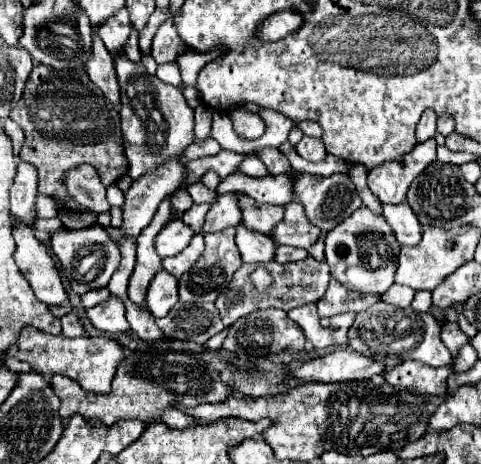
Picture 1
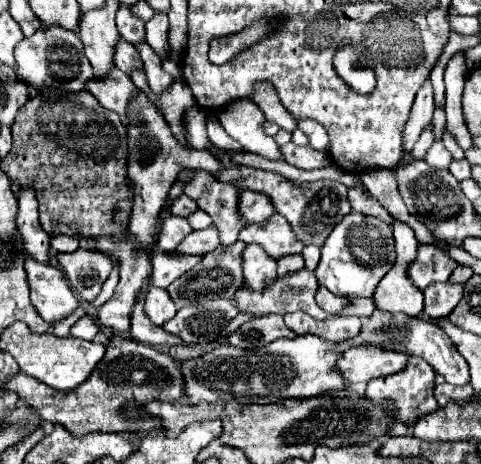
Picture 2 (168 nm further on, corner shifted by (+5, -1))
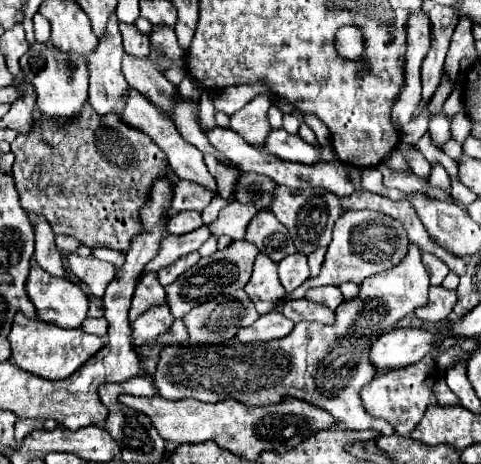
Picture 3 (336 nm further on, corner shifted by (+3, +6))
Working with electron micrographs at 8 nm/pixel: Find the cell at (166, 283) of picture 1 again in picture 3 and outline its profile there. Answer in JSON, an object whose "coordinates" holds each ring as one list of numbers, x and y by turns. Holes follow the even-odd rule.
{"coordinates":[[157,305,157,309,149,309,149,313,137,317,131,323,133,329,133,345,141,348,145,343,155,341,155,337,171,327,175,317,171,315,167,305]]}

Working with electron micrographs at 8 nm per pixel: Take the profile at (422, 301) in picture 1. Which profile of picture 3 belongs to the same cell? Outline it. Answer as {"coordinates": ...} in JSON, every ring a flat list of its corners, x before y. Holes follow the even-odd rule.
{"coordinates":[[411,243,405,261,365,279,359,297,343,301,335,311,337,321,329,327,303,321,287,337,267,343,243,345,239,341,227,341,221,345,163,347,155,371,159,395,167,399,199,399,205,403,241,399,245,405,261,407,277,403,283,397,293,397,329,411,341,429,373,429,381,435,393,435,393,425,365,413,361,405,359,391,377,373,369,361,369,347,383,331,395,327,399,319,426,305,428,290,429,275,421,263,421,251]]}

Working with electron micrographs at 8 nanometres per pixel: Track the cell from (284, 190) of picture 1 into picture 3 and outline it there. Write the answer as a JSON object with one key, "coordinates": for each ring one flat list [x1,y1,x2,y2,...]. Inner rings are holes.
{"coordinates":[[231,199,229,205,221,209,217,221,209,225,209,229,217,237,227,235,231,239,243,239,245,237,245,227,249,225,249,221,255,217,257,211,259,211,257,205,245,205,241,201]]}

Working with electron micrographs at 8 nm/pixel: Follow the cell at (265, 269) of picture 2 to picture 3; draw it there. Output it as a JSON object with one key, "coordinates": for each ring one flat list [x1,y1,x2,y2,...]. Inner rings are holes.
{"coordinates":[[259,253,253,265,253,275,245,285,245,293,255,303,259,315,273,311,285,297,285,287,277,277,277,263]]}

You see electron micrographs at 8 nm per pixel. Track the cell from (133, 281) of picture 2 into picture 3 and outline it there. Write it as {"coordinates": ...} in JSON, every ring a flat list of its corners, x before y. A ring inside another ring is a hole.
{"coordinates":[[143,273,141,281,137,281,137,289,133,293,129,321,135,321,141,313,145,313,151,305,165,303,165,289,157,279,157,273]]}

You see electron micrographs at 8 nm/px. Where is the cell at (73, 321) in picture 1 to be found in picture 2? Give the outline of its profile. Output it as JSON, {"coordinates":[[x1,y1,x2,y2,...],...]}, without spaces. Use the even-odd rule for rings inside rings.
{"coordinates":[[91,316,81,318,81,320,71,328,71,336,73,336,73,338,83,338,83,340,93,340,97,332,99,332,99,326,97,326,97,322,95,322]]}

